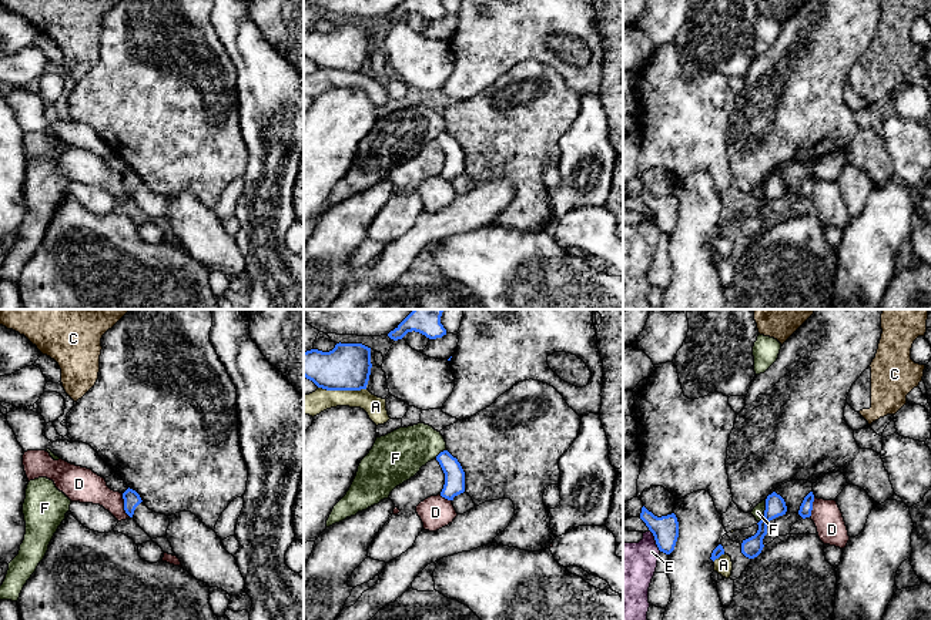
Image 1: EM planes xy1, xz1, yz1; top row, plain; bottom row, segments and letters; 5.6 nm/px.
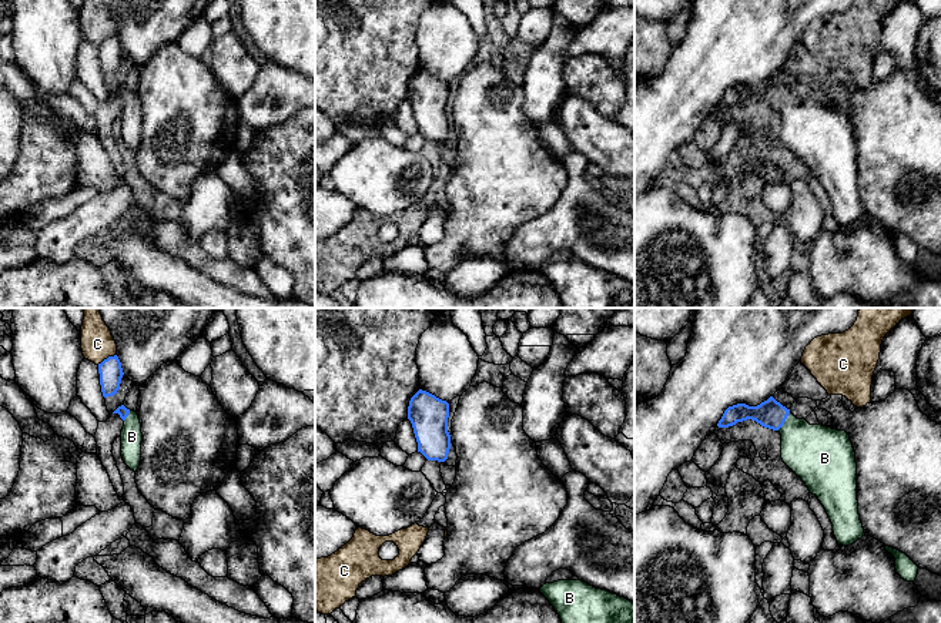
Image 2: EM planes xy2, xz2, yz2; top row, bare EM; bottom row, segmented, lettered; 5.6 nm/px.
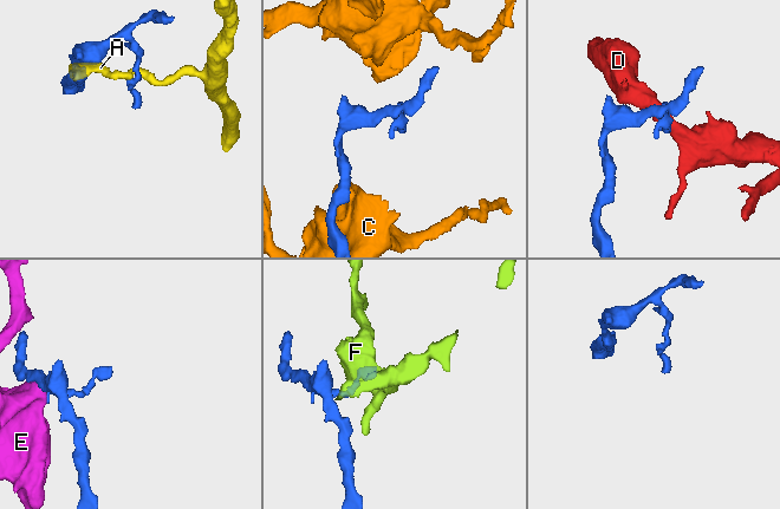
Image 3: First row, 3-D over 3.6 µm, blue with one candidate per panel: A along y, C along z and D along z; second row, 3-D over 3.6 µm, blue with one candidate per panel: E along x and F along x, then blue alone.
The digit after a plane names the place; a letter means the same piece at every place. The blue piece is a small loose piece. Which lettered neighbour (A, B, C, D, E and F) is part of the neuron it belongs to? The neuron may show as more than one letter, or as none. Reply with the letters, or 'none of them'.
B

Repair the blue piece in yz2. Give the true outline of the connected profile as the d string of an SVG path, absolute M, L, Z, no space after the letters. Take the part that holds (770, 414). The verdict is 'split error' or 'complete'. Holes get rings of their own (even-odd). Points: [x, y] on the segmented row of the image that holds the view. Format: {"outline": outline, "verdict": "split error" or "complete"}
{"outline": "M773 396L757 406L729 406L719 428L756 421L781 435L781 459L824 506L838 545L850 546L865 536L858 515L857 462L850 435L797 419Z", "verdict": "split error"}

